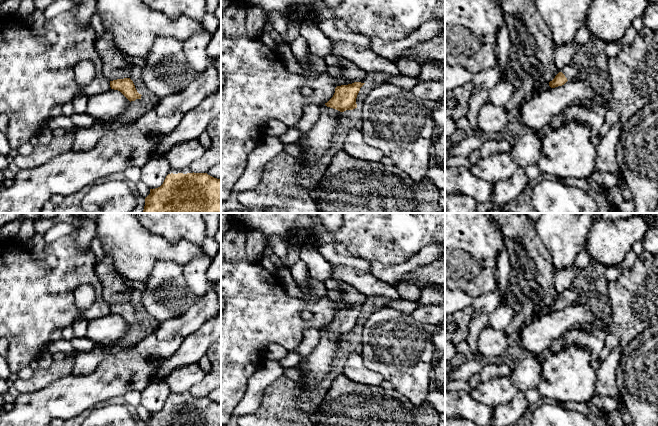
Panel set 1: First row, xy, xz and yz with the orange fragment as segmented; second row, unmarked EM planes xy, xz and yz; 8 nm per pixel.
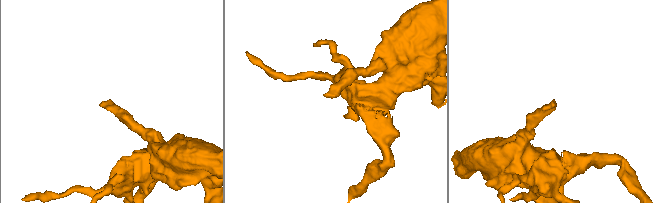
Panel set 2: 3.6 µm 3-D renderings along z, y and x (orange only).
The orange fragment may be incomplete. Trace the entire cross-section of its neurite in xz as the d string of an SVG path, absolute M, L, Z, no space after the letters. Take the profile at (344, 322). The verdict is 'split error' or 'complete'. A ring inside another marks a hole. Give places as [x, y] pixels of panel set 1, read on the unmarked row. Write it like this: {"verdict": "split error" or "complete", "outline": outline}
{"verdict": "complete", "outline": "M354 306L348 309L337 310L333 321L325 329L340 336L357 332L356 322L364 308Z"}

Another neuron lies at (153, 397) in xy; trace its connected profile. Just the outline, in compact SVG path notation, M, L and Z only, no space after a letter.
M165 381L150 383L141 391L141 405L149 413L158 412L170 395L171 390Z

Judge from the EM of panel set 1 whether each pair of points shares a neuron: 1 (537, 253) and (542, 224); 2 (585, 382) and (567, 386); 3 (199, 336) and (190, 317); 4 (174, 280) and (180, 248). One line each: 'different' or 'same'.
1: different
2: same
3: different
4: different

